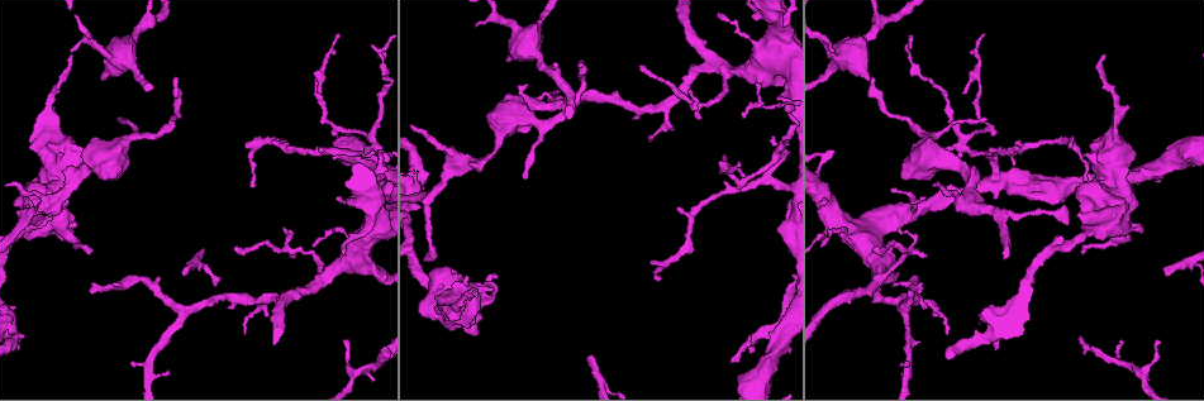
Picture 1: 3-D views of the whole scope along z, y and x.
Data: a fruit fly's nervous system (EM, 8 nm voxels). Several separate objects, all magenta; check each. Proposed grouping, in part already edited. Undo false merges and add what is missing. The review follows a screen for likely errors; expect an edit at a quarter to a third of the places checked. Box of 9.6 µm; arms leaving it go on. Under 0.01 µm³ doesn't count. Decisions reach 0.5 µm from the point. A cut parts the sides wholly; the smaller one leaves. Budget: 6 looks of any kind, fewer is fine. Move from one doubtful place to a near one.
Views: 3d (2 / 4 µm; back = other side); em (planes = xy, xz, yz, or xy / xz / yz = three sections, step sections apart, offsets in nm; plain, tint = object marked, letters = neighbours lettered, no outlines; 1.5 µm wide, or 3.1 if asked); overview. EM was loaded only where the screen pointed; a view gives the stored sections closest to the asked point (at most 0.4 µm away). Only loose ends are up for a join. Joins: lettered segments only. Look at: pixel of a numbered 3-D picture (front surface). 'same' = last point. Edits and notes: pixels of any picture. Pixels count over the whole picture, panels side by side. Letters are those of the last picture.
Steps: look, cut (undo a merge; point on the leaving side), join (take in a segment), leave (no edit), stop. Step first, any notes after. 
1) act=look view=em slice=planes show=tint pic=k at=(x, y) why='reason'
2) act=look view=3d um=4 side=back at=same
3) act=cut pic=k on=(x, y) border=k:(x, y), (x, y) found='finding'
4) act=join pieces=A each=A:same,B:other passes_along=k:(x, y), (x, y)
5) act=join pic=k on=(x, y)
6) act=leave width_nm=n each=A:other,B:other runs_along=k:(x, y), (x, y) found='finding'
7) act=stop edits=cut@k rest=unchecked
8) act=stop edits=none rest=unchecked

act=look view=3d um=2 pic=1 at=(919, 293) why='branch stops here'

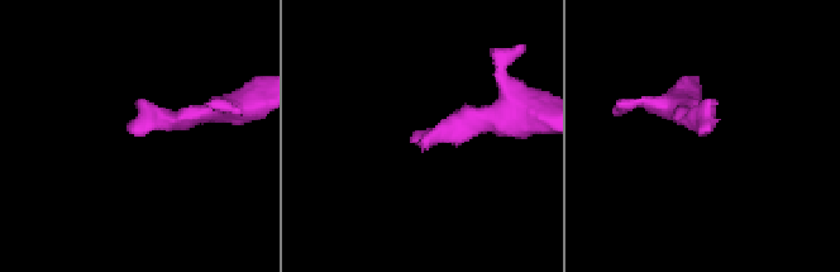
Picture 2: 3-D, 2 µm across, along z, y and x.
act=look view=em slice=planes show=letters pic=2 at=(701, 135)

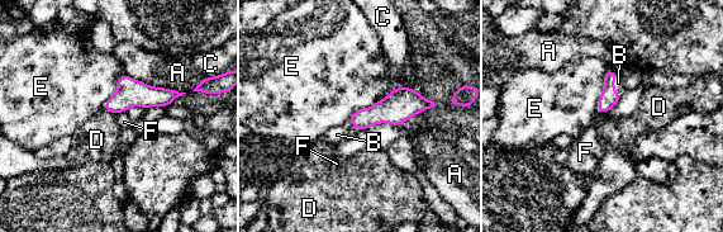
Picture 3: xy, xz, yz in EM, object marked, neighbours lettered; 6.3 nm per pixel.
act=join pieces=B each=A:other,B:same,C:other,D:other,E:other,F:other passes_along=3:(608, 99), (613, 85), (618, 83) found='the cell continues'

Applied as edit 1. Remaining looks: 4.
act=look view=overview why='redraw'

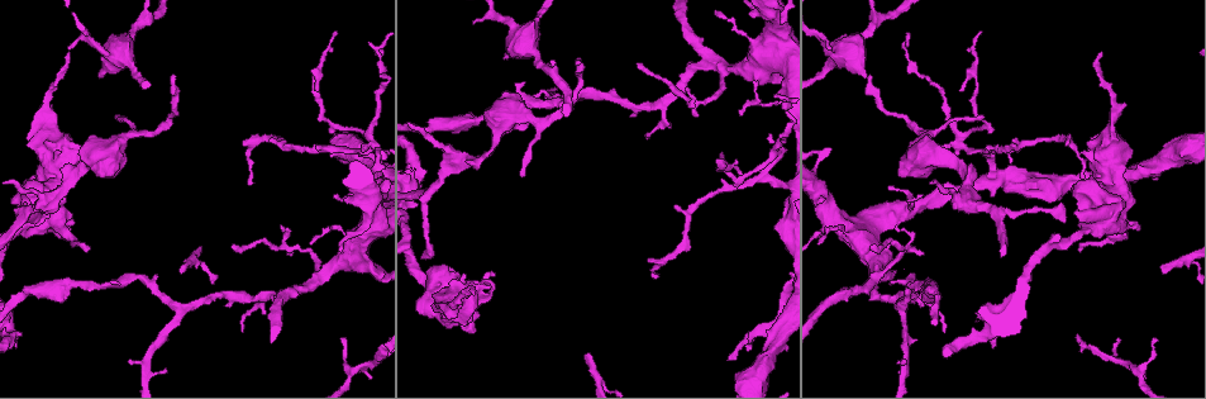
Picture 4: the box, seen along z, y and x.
act=look view=3d um=4 pic=4 at=(835, 57) why='branch point'

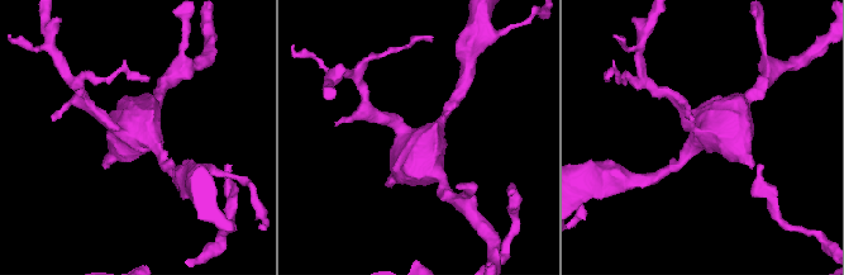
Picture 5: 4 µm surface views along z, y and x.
act=look view=em slice=planes show=tint pic=5 at=(149, 138)

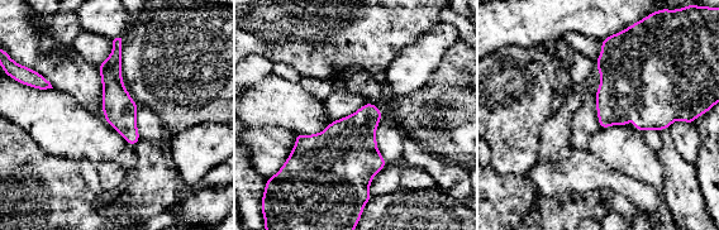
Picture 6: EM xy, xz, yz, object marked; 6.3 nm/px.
act=look view=em slice=planes show=letters at=same

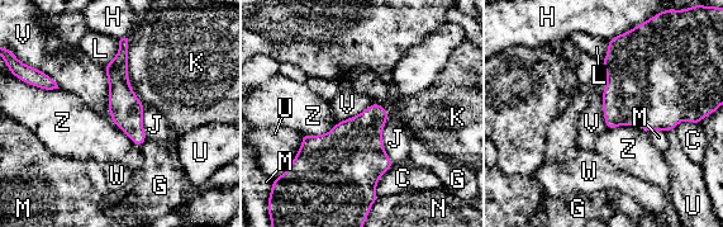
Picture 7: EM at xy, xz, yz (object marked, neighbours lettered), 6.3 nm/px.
act=leave longest_contact=K:460nm each=C:other,G:other,H:other,J:other,K:other,L:other,M:other,N:other,U:other,V:other,W:other,Z:other border=7:(388, 114), (383, 149), (394, 164) found='all the same cell'

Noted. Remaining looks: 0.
act=stop edits=join@3 rest=unchecked

